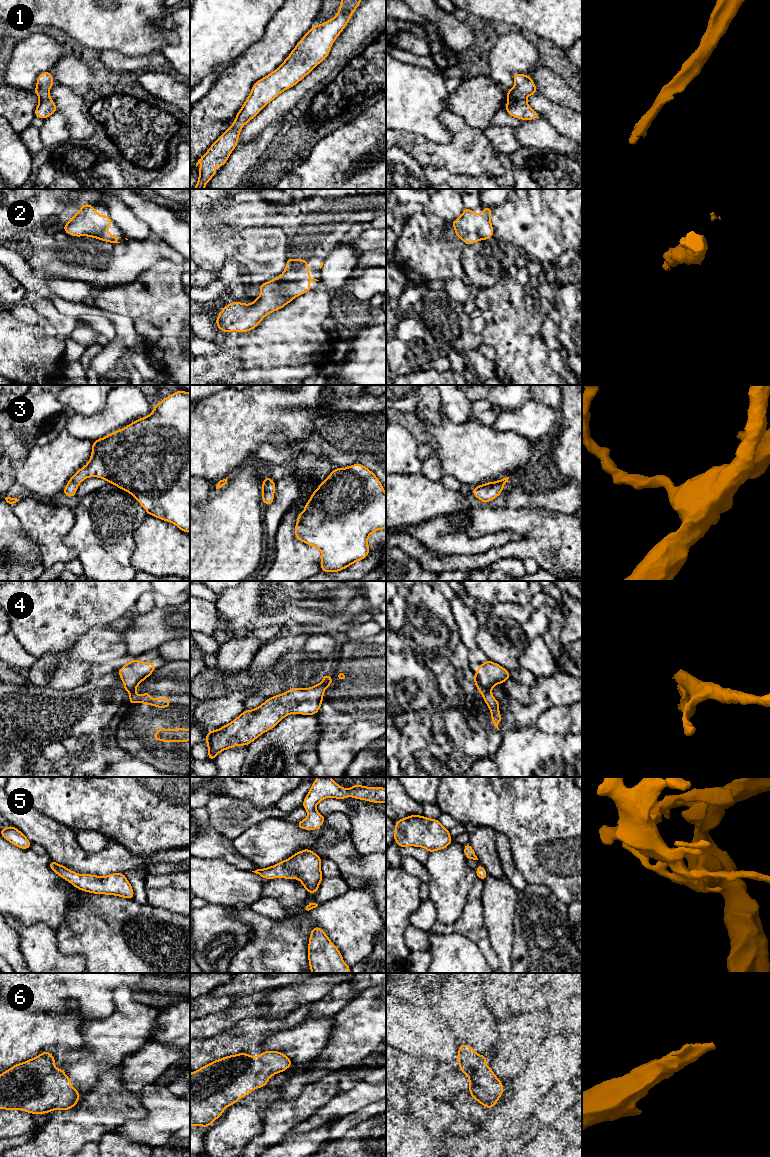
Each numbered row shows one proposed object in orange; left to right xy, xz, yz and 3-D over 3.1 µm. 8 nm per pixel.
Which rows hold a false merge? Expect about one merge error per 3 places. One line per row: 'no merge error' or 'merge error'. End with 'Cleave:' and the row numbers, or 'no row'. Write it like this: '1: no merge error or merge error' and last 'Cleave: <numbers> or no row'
1: no merge error
2: no merge error
3: no merge error
4: merge error
5: no merge error
6: no merge error
Cleave: 4

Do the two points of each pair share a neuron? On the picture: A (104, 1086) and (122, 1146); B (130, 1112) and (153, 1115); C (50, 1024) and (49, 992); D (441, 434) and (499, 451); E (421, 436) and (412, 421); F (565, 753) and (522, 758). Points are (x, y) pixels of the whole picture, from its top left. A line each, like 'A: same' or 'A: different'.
A: different
B: different
C: different
D: same
E: same
F: same

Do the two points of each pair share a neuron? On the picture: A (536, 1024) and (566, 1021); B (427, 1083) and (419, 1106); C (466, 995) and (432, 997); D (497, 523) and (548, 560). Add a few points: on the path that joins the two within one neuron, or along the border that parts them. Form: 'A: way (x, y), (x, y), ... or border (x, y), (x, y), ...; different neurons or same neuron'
A: border (546, 1011), (549, 1017), (549, 1031); different neurons
B: border (417, 1088), (428, 1095), (434, 1093); different neurons
C: way (458, 995), (440, 995); same neuron
D: way (511, 523), (516, 523), (539, 546); same neuron

